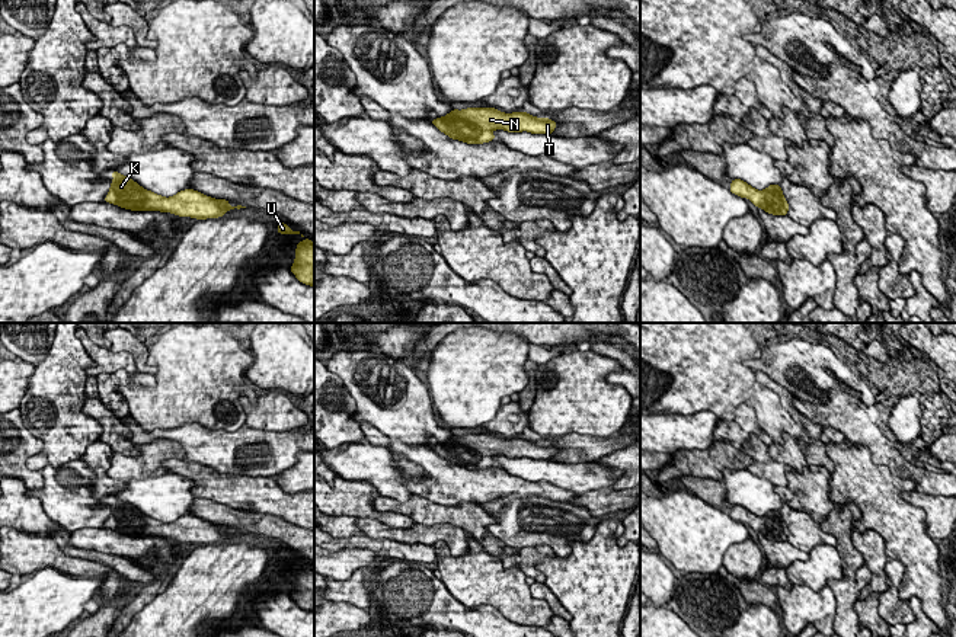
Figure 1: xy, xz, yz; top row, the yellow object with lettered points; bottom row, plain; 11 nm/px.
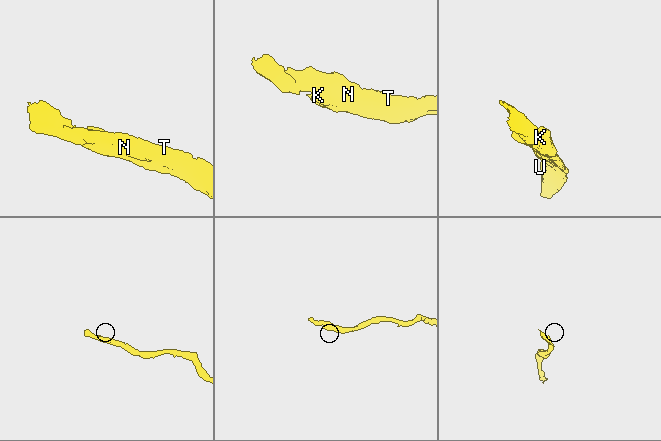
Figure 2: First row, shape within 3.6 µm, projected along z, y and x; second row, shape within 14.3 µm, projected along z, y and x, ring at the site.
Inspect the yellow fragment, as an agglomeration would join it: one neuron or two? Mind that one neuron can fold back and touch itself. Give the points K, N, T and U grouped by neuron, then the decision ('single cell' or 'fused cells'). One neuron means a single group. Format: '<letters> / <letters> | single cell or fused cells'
K N T U | single cell

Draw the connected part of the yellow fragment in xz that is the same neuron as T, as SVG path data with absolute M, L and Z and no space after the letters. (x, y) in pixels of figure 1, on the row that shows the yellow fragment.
M495 108L453 109L448 115L432 119L431 122L450 138L469 144L493 141L493 129L550 135L557 127L557 122L549 118L535 118L524 111L503 113Z

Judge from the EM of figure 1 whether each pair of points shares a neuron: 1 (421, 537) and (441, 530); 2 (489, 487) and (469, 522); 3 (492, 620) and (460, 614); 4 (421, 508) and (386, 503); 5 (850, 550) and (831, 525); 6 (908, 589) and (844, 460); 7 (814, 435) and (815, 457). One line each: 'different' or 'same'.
1: same
2: different
3: same
4: same
5: same
6: same
7: same

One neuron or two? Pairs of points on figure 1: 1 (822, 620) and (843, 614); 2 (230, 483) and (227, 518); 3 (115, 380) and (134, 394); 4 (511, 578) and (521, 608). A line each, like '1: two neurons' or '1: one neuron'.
1: two neurons
2: two neurons
3: two neurons
4: one neuron

